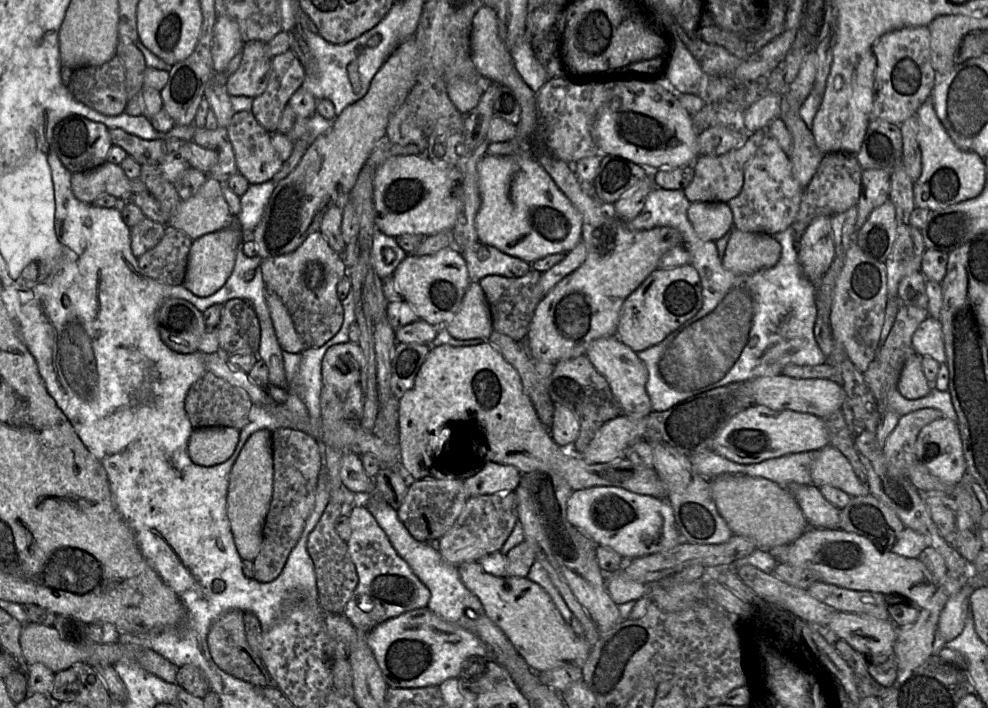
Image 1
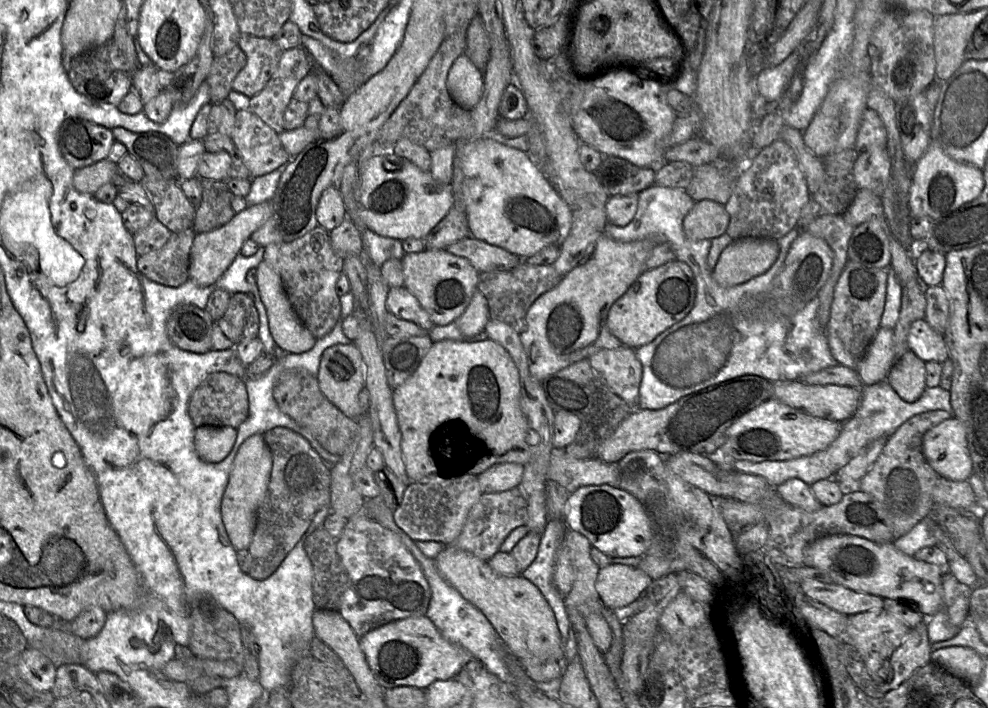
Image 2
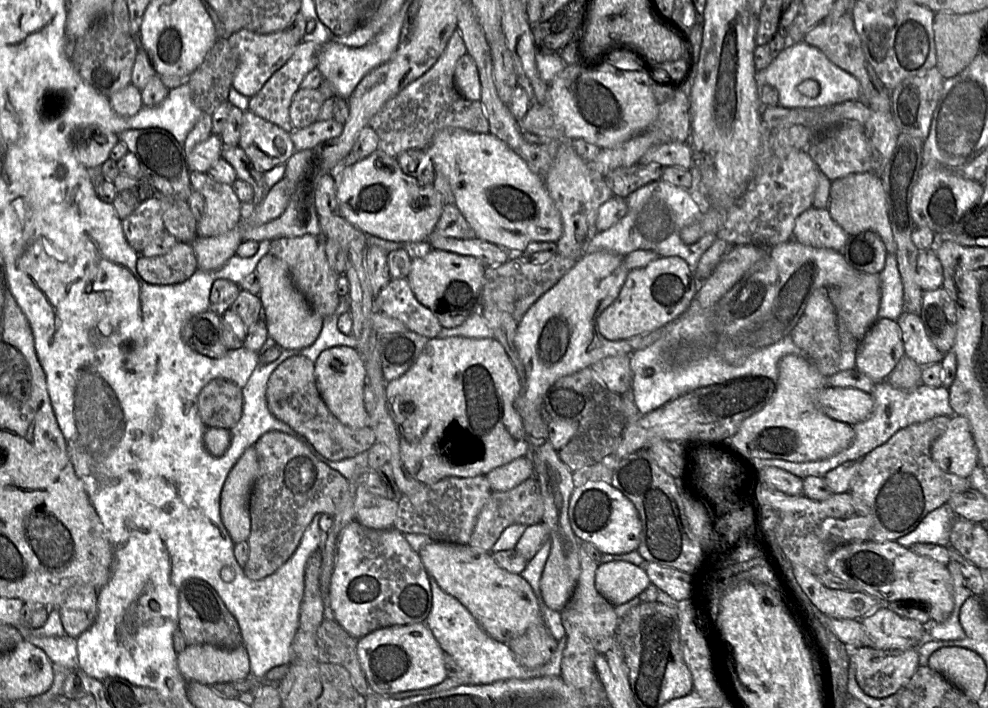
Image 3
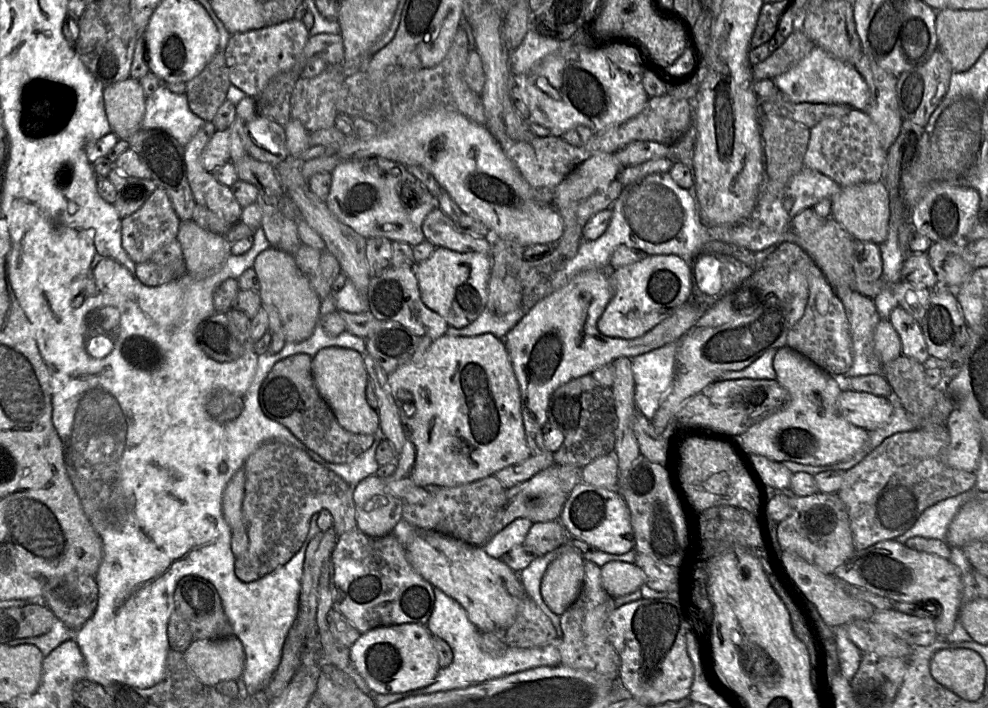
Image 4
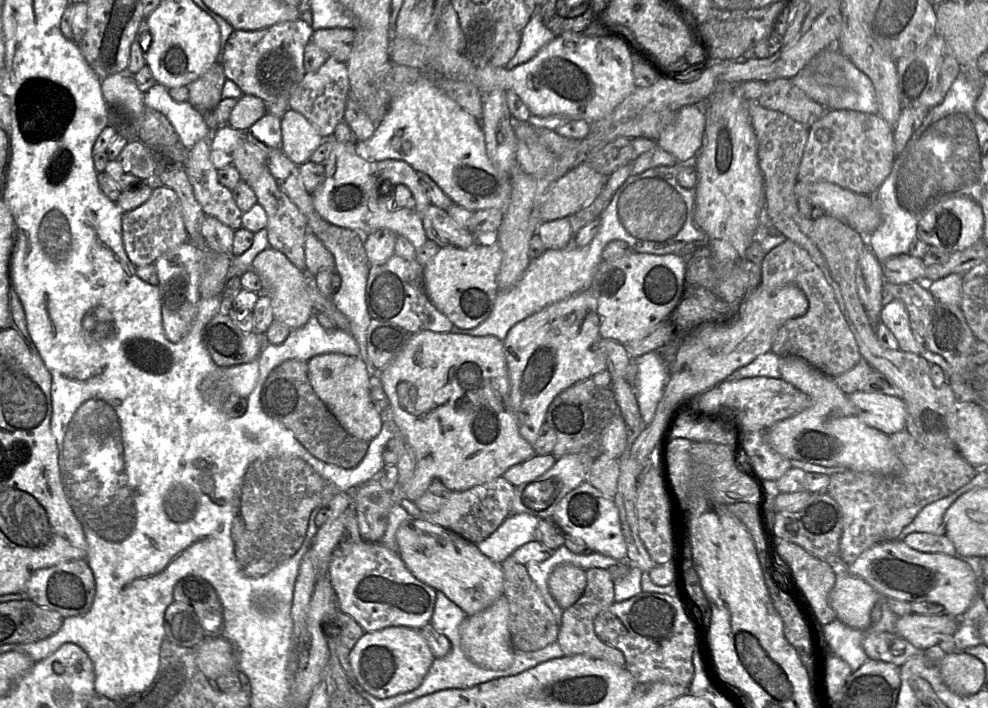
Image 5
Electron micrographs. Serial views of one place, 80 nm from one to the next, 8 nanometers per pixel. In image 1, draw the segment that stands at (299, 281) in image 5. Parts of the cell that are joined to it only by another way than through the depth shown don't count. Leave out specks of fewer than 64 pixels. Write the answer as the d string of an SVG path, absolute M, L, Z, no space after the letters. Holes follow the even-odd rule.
M266 286L265 298L277 341L283 352L301 353L305 345L298 335L292 318L279 296Z

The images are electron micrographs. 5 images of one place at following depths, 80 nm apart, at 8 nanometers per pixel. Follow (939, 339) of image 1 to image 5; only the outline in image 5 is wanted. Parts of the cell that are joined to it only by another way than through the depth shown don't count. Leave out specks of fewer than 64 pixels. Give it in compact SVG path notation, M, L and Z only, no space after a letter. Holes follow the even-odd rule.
M893 299L883 306L880 323L885 324L893 333L900 350L920 355L926 347L913 332L907 310L901 301Z

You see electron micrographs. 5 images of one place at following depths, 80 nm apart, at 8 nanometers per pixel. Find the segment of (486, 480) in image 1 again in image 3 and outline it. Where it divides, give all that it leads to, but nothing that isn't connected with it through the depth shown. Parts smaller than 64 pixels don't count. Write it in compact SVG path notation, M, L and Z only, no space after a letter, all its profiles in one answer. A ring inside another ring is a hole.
M520 457L494 468L485 476L492 491L508 491L534 475L532 461L527 457Z

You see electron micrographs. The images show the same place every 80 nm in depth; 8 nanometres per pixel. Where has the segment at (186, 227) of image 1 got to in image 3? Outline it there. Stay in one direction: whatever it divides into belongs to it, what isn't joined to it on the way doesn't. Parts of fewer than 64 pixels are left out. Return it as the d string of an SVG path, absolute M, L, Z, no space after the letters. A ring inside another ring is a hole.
M191 171L189 176L192 190L200 193L205 201L204 214L197 222L197 236L218 236L232 230L241 221L241 202L232 190L232 186L215 181L207 173Z

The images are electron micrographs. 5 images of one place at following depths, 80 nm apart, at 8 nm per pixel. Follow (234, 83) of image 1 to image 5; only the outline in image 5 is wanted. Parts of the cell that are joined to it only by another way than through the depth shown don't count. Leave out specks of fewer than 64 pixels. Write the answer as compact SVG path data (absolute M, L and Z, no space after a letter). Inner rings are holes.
M302 19L273 25L257 31L233 31L230 35L222 58L225 76L233 81L244 95L260 98L267 105L277 100L289 100L294 90L304 78L304 52L306 45L313 36L313 28Z

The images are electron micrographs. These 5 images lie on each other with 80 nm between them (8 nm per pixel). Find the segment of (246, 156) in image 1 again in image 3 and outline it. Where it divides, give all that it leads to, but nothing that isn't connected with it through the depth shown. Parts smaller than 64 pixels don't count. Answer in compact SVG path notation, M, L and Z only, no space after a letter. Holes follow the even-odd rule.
M249 109L243 112L239 146L262 173L285 165L295 152L289 133Z

